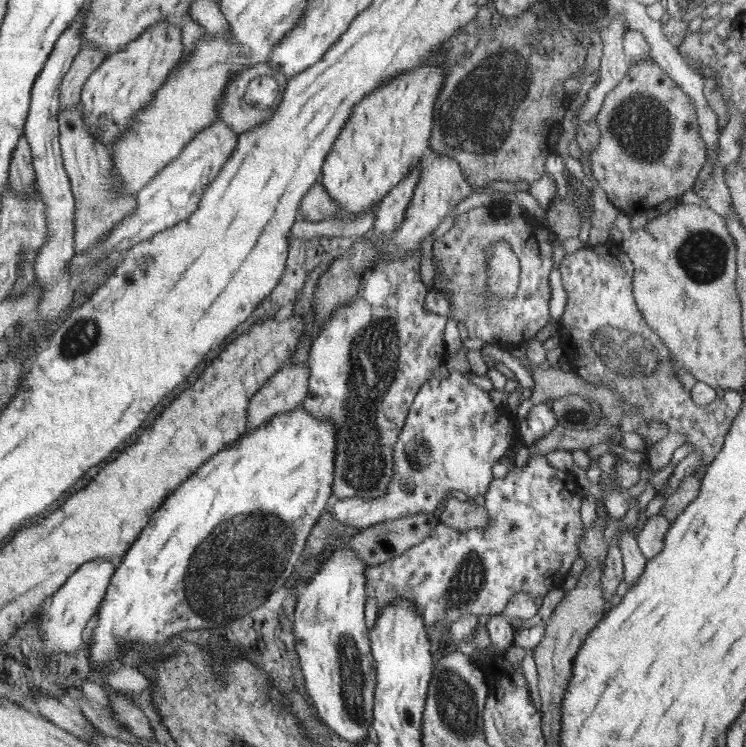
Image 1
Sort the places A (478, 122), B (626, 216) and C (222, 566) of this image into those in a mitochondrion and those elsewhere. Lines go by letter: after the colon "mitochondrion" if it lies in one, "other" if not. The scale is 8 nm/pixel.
A: mitochondrion
B: other
C: mitochondrion

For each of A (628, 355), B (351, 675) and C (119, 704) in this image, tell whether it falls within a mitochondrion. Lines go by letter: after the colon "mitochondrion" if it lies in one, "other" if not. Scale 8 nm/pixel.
A: mitochondrion
B: mitochondrion
C: mitochondrion

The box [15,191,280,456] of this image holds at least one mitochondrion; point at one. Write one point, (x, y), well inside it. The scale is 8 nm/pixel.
(83, 335)

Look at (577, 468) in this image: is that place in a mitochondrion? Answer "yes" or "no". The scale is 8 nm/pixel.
no

